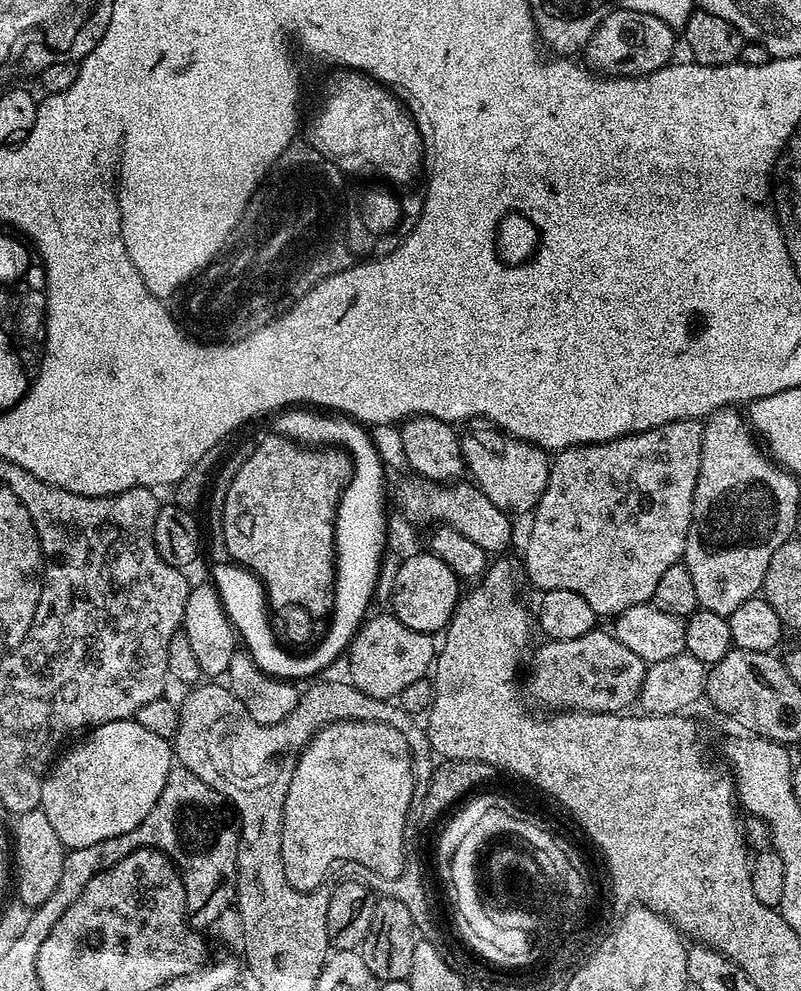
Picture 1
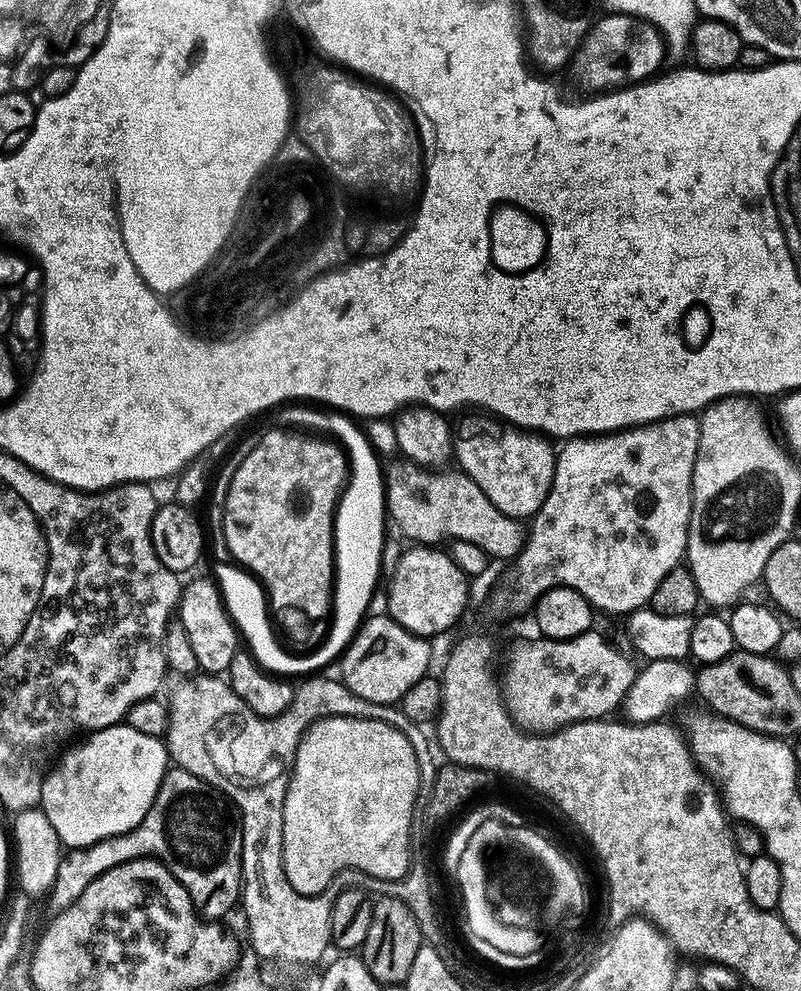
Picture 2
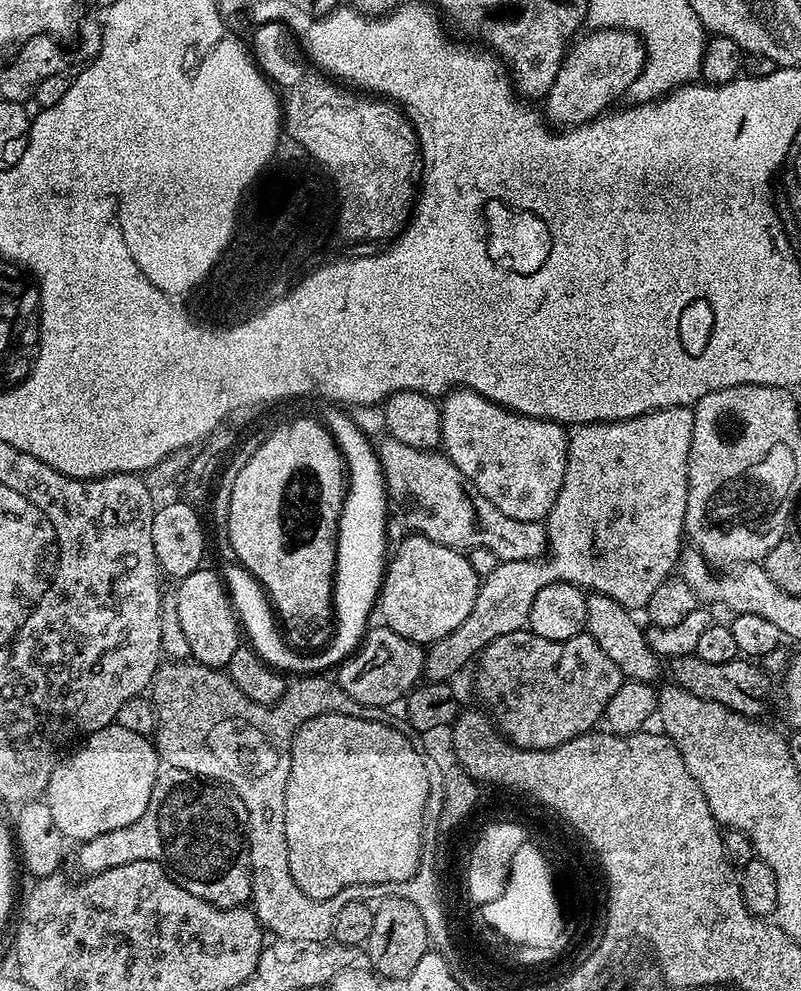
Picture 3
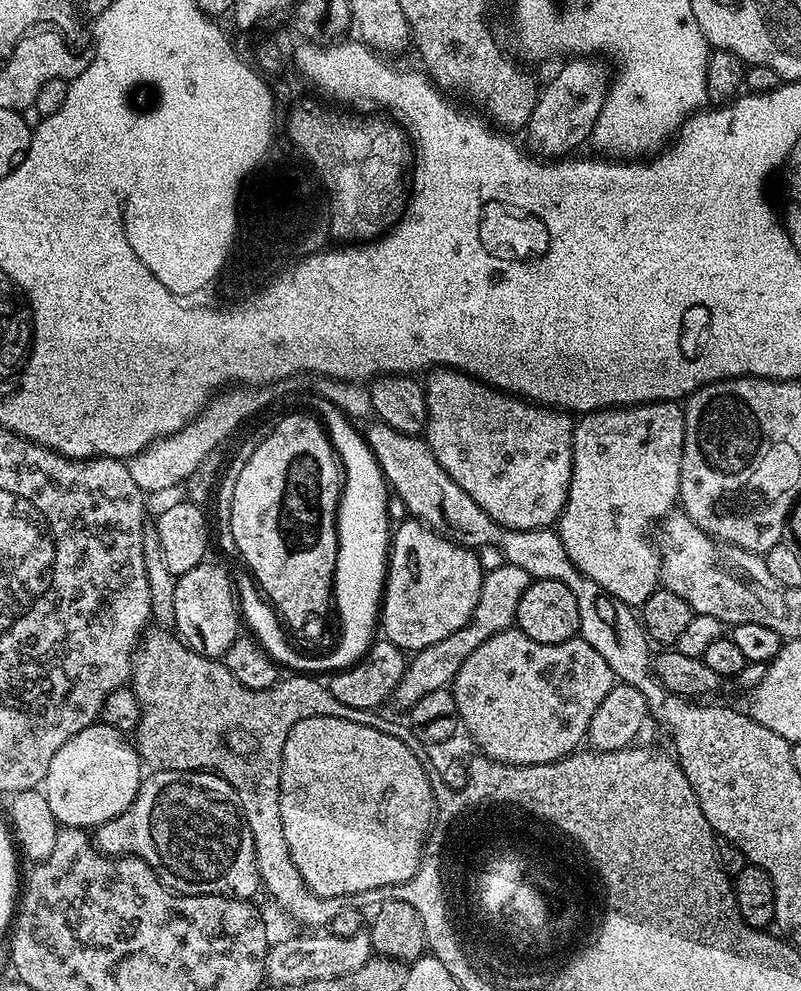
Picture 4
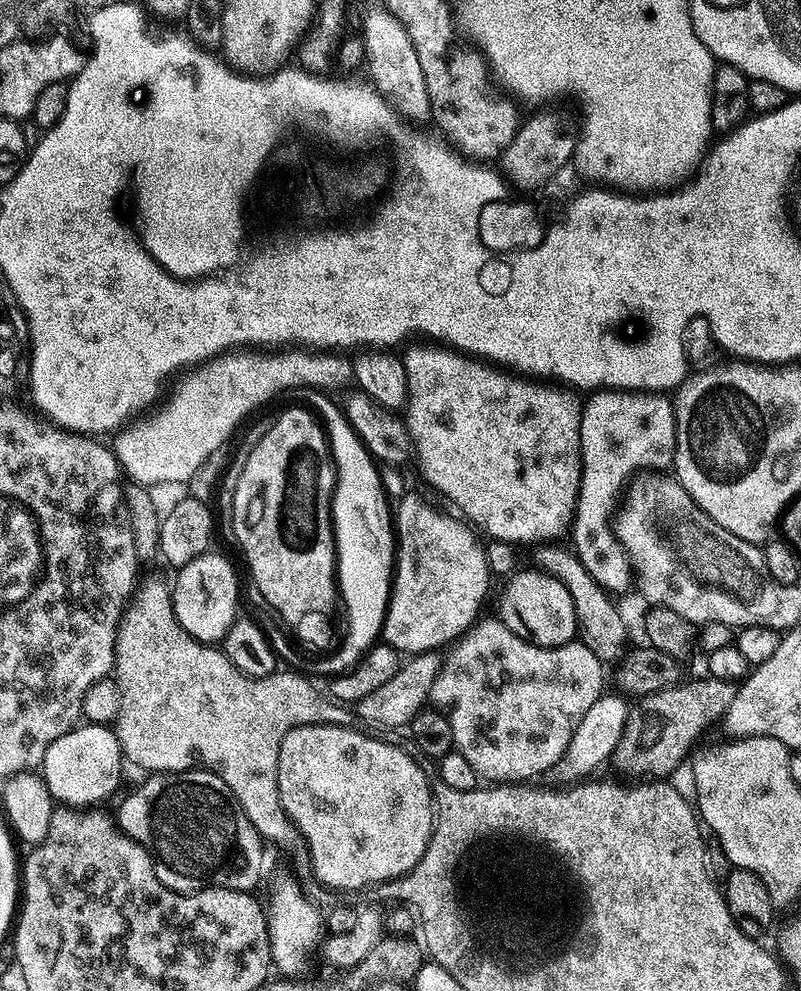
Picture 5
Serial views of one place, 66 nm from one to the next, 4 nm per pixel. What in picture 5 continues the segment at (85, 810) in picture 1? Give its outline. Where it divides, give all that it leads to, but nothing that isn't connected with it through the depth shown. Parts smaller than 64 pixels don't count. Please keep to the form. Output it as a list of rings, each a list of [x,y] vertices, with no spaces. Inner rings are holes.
[[[81,723],[71,728],[58,742],[50,742],[50,750],[46,750],[42,765],[42,775],[46,786],[50,790],[53,801],[57,805],[73,809],[88,810],[93,806],[100,806],[103,800],[108,800],[120,788],[120,771],[126,768],[124,753],[120,750],[120,743],[115,731],[102,724]]]

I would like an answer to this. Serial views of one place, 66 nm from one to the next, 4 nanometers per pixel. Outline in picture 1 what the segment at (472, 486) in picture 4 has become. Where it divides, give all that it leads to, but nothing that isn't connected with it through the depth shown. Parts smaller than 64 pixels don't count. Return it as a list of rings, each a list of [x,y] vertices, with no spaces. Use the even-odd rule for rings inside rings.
[[[495,426],[484,427],[488,428],[472,428],[460,436],[460,449],[464,455],[467,475],[476,487],[484,491],[486,498],[490,498],[490,502],[494,502],[494,506],[503,512],[531,513],[548,485],[549,453]]]

